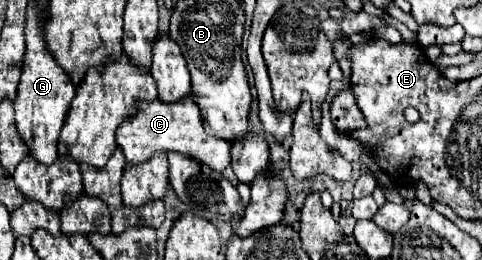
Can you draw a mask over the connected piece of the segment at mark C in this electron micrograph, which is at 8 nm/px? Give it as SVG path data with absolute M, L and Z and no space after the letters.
M192 94L184 96L174 104L166 104L158 98L150 100L150 104L146 104L146 108L138 112L138 116L130 116L130 120L122 120L116 132L116 144L122 148L126 160L132 164L144 162L160 150L164 152L178 150L204 164L210 164L218 172L222 172L230 164L230 144L226 144L226 140L218 140L204 132L202 114L198 104L194 104Z

